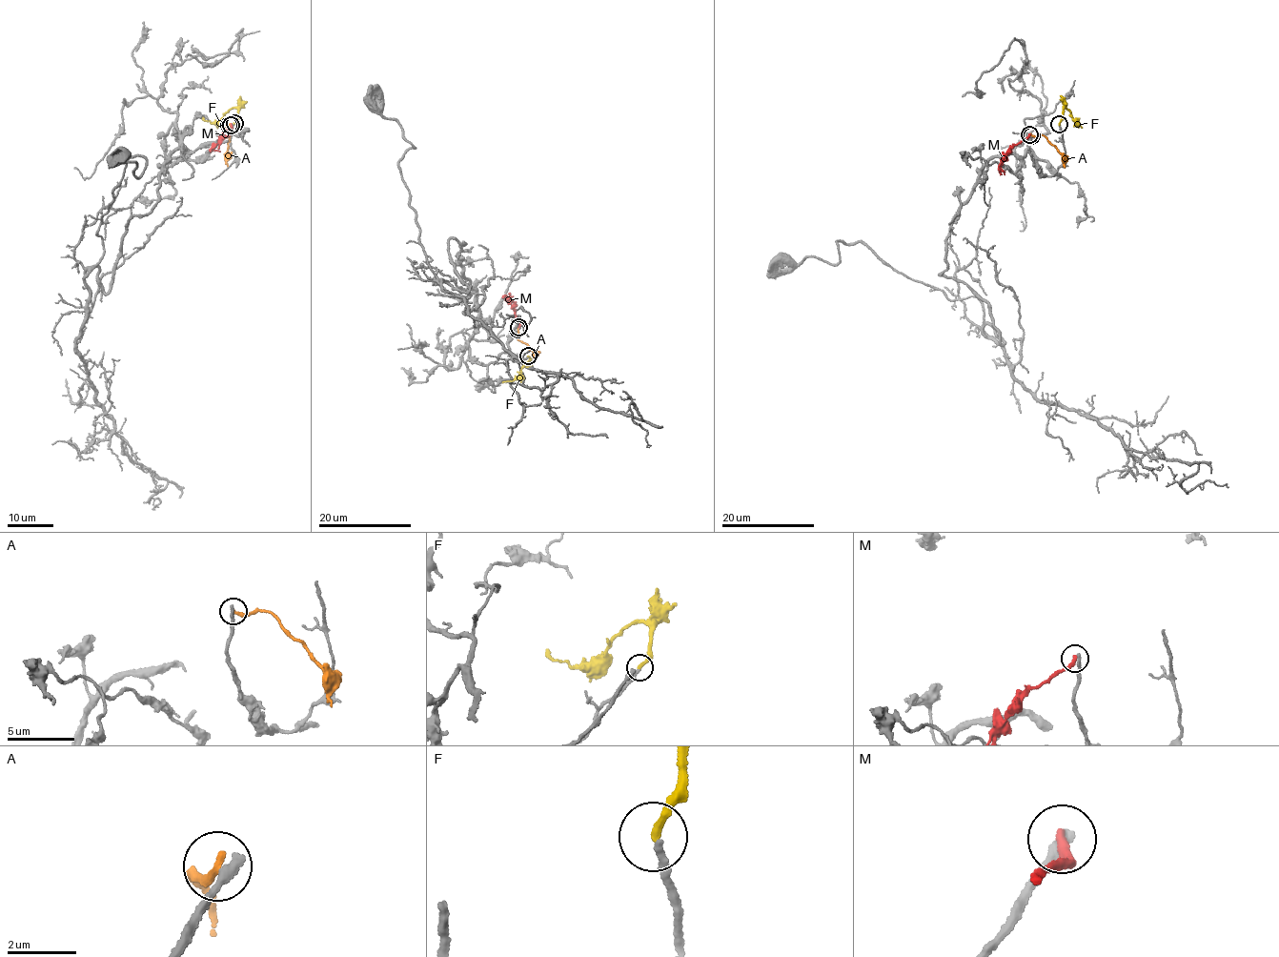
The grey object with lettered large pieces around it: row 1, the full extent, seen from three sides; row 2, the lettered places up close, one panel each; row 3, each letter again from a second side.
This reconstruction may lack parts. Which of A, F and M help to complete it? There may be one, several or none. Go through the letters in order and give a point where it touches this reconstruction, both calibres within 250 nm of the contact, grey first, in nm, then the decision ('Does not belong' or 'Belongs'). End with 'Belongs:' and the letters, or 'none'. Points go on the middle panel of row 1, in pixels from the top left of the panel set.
A: Touches grey at (517, 329). Thickness 320 nm (grey) against 240 nm. Does not belong
F: Touches grey at (528, 356). Thickness 200 nm (grey) against 240 nm. Belongs
M: Touches grey at (518, 327). Thickness 300 nm (grey) against 280 nm. Does not belong
Belongs: F

